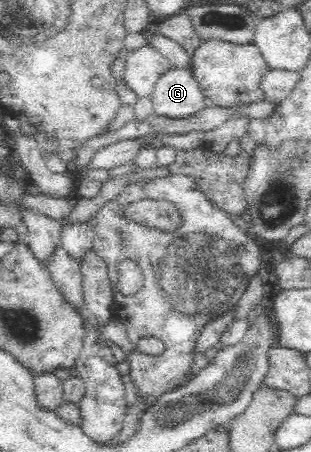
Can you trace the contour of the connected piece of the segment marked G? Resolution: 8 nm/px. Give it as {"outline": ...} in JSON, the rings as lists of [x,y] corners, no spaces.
{"outline":[[[173,68],[163,75],[149,99],[156,115],[174,121],[196,117],[206,108],[204,94],[193,72],[184,69]]]}

